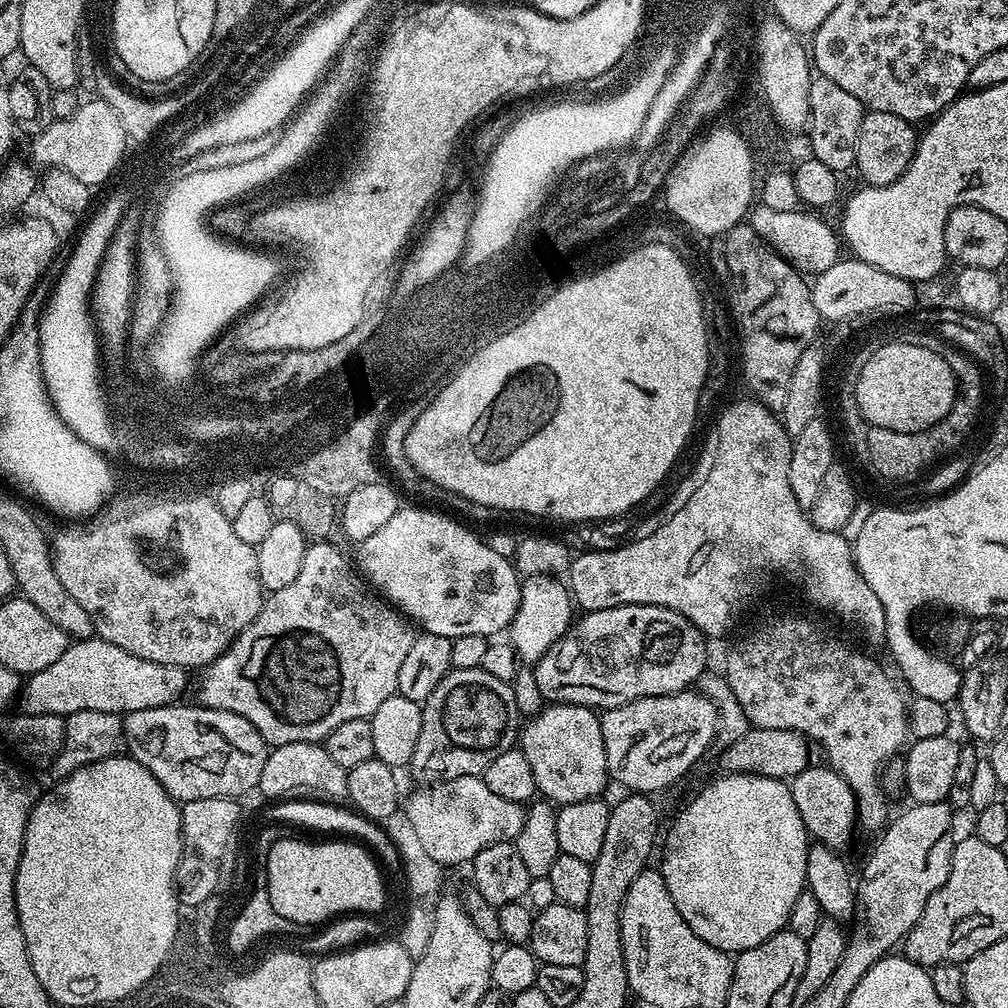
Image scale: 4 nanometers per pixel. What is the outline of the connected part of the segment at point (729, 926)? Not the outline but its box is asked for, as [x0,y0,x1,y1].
[658,772,810,954]

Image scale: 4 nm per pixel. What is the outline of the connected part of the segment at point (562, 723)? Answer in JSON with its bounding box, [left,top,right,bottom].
[518,703,610,806]

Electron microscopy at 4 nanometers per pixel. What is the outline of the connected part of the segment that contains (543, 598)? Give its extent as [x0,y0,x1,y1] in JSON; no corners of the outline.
[510,576,574,666]

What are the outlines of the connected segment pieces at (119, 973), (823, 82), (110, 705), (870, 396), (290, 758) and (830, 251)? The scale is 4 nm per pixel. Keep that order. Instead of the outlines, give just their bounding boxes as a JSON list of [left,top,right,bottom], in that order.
[[16,754,182,1004],[806,75,866,174],[18,638,189,716],[858,345,956,432],[258,742,348,805],[748,204,840,276]]

